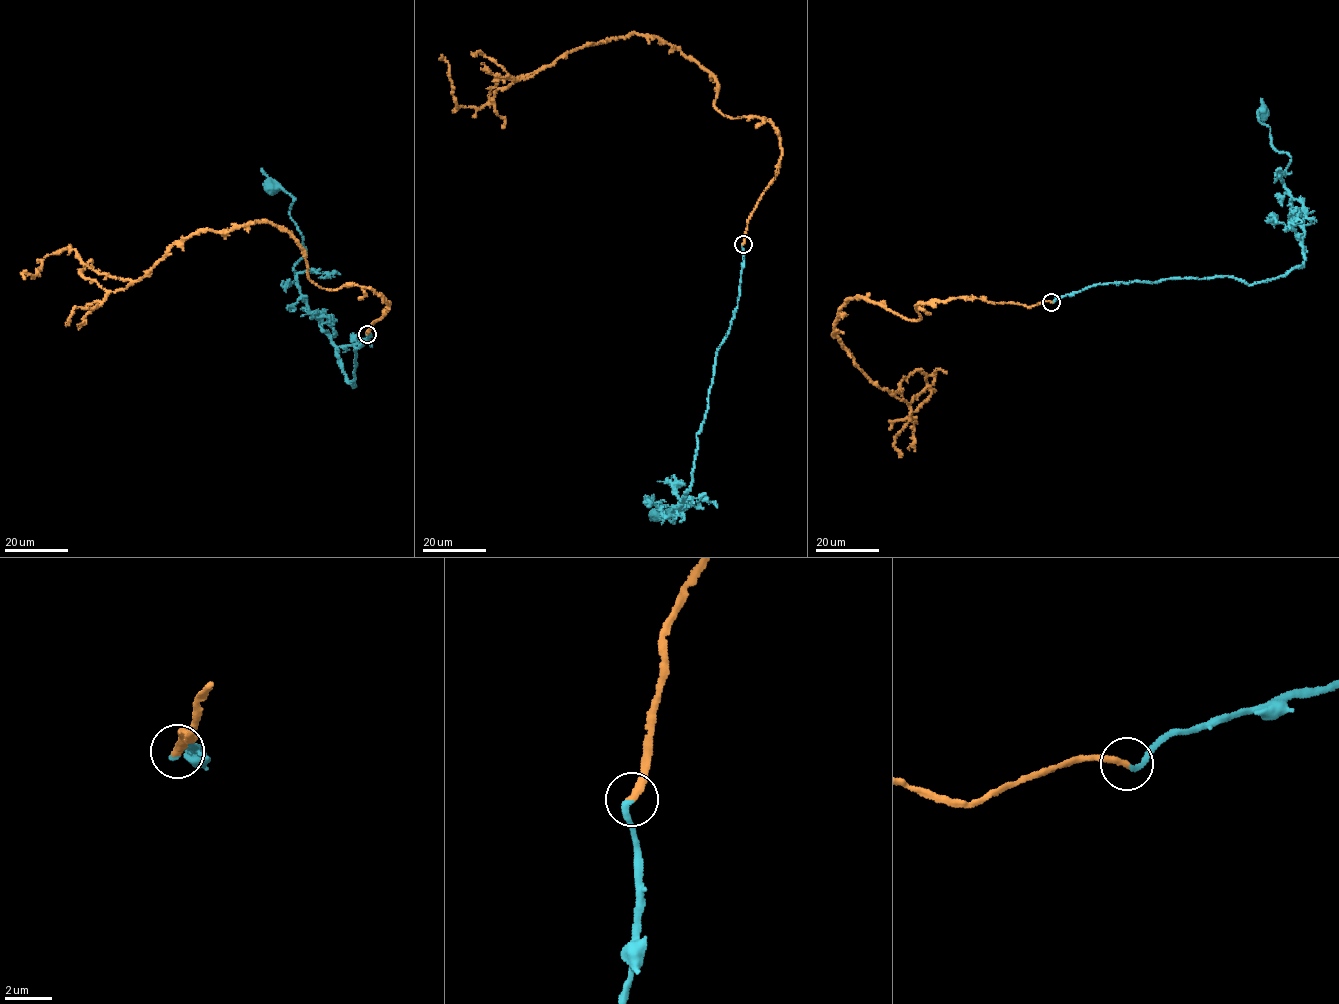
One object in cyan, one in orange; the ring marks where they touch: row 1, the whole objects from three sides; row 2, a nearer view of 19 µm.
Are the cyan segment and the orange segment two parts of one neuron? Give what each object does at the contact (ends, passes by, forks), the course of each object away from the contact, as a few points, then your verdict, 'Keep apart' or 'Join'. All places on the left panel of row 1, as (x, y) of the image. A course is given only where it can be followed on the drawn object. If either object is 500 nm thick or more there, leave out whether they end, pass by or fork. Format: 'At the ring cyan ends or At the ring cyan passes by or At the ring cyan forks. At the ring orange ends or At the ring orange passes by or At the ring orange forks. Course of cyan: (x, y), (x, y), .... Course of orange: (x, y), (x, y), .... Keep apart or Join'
At the ring cyan ends. At the ring orange ends. Course of cyan: (367, 334), (355, 348), (353, 387), (300, 292), (294, 269), (306, 248), (289, 211), (294, 198), (269, 188). Course of orange: (367, 333), (389, 303), (315, 284), (298, 242), (257, 220), (194, 232), (137, 281), (69, 246), (23, 279). Join

